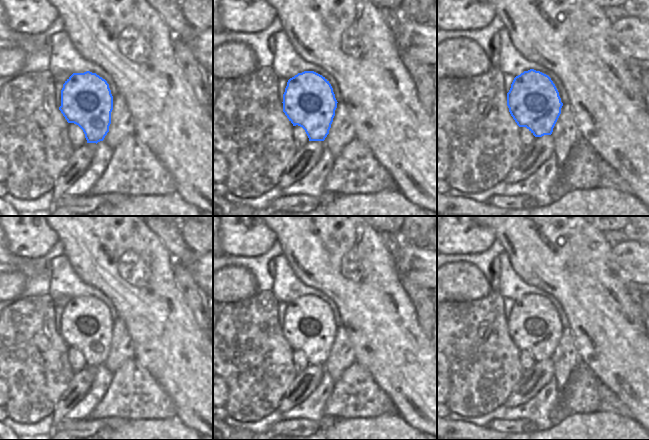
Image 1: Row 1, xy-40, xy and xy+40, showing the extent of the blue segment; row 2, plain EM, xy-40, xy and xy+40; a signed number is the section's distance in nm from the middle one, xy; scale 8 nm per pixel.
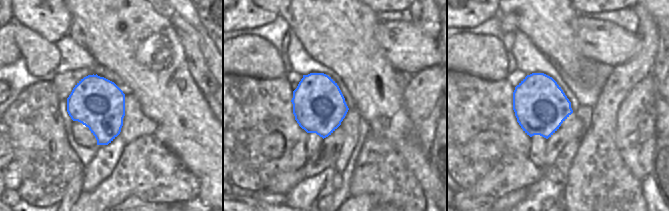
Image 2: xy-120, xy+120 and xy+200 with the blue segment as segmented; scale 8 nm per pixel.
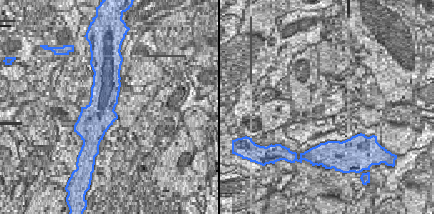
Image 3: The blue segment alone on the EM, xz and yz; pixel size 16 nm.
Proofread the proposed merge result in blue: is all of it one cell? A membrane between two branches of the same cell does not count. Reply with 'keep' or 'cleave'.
keep

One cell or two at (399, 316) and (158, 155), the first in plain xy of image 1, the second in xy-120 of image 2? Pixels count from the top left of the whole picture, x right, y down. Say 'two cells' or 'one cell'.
two cells

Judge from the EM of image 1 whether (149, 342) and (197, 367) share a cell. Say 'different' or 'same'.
same

